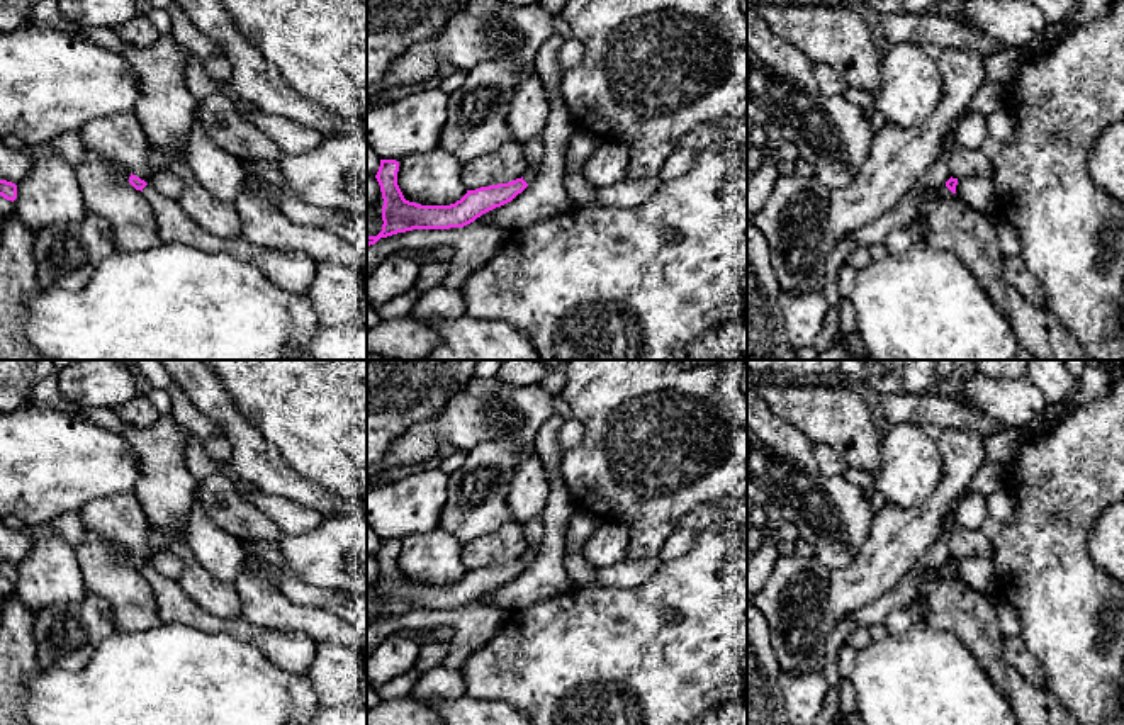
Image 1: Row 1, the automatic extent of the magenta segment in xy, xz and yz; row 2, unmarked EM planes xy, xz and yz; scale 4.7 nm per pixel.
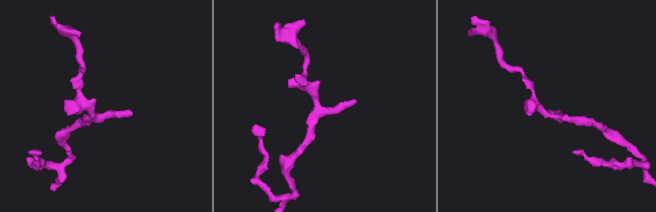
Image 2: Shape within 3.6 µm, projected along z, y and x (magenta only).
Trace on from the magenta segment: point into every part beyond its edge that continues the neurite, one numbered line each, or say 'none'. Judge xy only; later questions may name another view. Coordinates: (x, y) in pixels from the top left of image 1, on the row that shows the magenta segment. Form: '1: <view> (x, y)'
1: xy (294, 272)

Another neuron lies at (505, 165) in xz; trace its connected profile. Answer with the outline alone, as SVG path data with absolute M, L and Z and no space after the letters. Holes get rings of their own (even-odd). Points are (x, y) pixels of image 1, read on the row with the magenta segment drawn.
M516 141L501 146L492 155L462 163L460 178L467 190L508 183L526 171L523 146Z

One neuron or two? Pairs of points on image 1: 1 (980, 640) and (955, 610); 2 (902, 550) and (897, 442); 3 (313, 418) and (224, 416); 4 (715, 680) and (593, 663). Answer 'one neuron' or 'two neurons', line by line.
1: one neuron
2: two neurons
3: two neurons
4: one neuron

